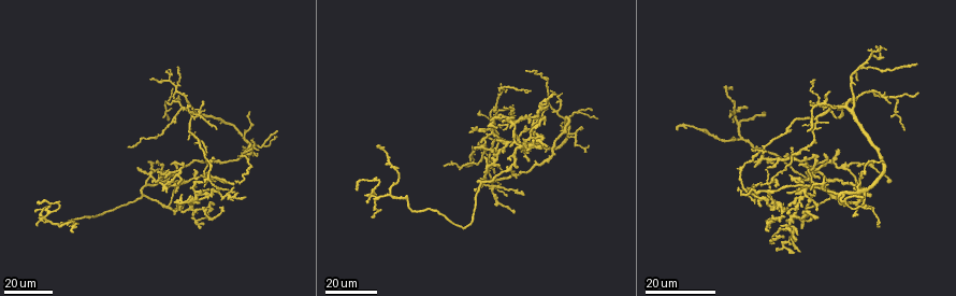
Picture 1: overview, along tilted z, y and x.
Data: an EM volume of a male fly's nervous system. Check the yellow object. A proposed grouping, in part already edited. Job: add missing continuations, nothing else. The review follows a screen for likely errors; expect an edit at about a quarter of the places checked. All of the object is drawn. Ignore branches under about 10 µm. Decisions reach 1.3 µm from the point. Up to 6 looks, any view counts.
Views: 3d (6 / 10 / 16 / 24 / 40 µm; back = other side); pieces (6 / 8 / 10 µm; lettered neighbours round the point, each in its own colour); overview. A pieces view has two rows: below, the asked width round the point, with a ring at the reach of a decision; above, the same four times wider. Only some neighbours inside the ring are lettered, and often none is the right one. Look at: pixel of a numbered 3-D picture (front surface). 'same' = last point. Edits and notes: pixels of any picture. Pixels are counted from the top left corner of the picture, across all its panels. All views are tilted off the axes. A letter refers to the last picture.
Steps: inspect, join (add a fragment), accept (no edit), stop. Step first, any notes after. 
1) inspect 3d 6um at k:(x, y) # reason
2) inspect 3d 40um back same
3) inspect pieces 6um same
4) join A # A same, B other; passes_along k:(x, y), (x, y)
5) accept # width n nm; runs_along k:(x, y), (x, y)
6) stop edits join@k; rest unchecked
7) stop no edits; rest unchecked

inspect 3d 24um at 1:(764, 113) # an open end

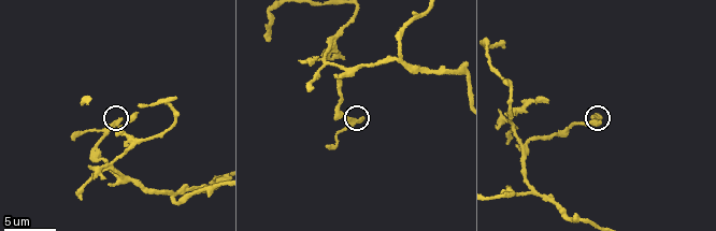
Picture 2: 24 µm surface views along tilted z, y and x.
inspect pieces 6um at 2:(119, 120) # what lies round it

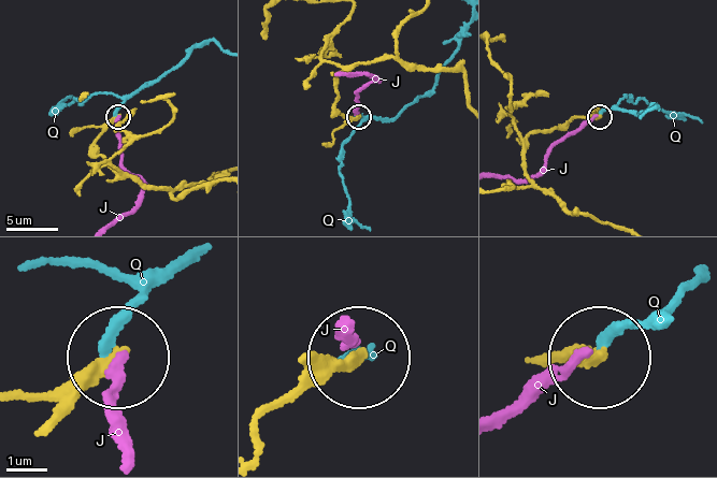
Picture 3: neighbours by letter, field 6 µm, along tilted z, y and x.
join Q # J other, Q same; passes_along 3:(58, 420), (112, 355), (140, 297), (197, 257); it goes on there

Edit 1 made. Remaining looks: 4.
inspect 3d 40um at 1:(514, 211) # thick end

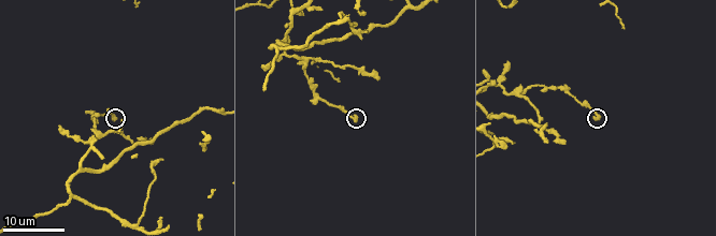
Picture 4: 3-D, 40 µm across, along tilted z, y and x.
inspect pieces 8um at 4:(112, 117)

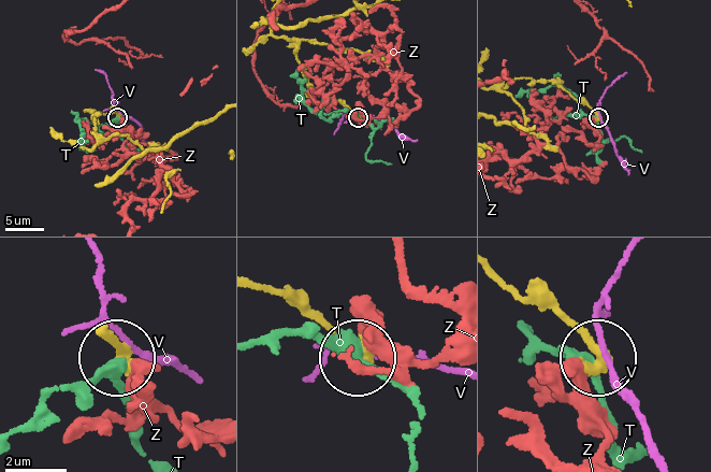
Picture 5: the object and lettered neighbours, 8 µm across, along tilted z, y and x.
accept # T other, V other, Z other; runs_along 5:(495, 84), (521, 77), (551, 81), (597, 116); no lettered fragment goes on from it

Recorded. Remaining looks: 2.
inspect 3d 40um at 1:(529, 121) # branch stops here

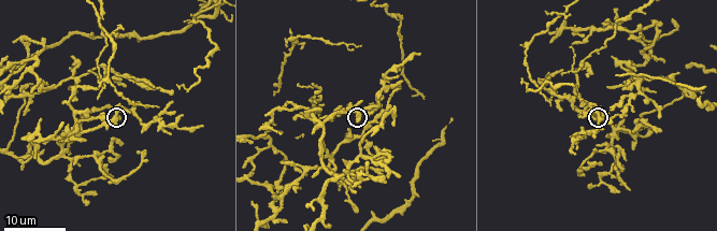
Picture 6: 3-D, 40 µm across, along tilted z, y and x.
inspect pieces 8um at 6:(357, 119) # see the neighbours

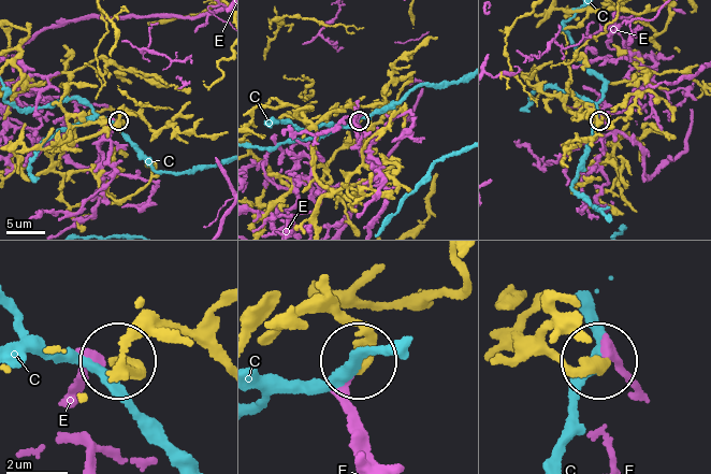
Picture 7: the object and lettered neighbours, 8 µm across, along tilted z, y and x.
accept # width 280 nm; C other, E other; runs_along 7:(506, 336), (580, 369), (599, 364); no lettered fragment goes on from it

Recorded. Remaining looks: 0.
stop edits join@3; rest unchecked

